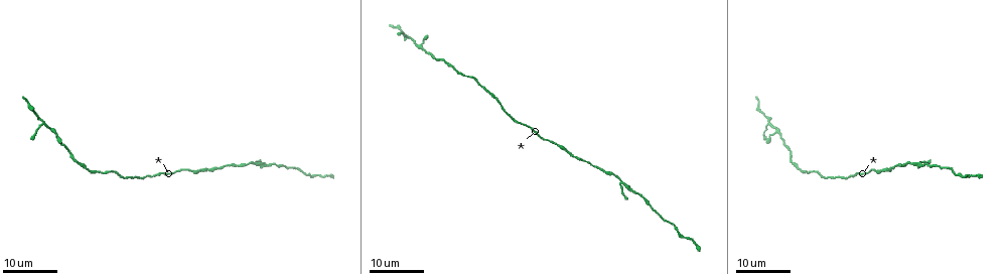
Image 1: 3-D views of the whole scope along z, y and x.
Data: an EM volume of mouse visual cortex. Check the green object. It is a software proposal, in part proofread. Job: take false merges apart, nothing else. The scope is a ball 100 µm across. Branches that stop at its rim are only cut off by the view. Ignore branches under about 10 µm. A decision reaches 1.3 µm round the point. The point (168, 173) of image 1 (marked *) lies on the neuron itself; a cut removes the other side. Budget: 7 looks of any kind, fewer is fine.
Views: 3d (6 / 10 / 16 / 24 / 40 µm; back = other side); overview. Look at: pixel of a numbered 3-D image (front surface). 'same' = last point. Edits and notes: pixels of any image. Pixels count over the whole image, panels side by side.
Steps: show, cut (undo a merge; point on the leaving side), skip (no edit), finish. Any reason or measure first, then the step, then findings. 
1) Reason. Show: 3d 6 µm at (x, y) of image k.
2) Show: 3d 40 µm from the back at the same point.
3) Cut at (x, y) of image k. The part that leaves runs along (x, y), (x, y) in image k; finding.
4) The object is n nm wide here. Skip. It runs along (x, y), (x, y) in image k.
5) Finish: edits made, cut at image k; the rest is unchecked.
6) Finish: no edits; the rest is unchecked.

Show: 3d 16 µm at (234, 165) of image 1.

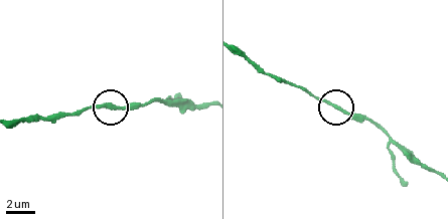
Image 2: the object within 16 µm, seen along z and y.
Closer look. Show: 3d 10 µm at (111, 106) of image 2.

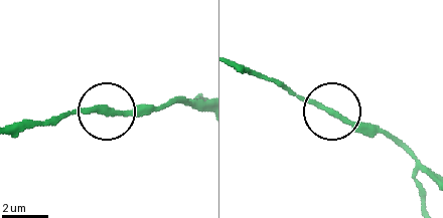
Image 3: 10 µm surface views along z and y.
Show: 3d 10 µm from the back at (332, 112) of image 3.

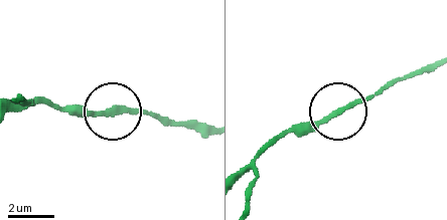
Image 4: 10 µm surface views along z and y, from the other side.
The object is 240 nm wide here. Skip. It runs along (203, 130), (140, 113), (61, 113) in image 4; one neuron here.

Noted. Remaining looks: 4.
Three-way junction. Show: 3d 24 µm at (621, 180) of image 1.

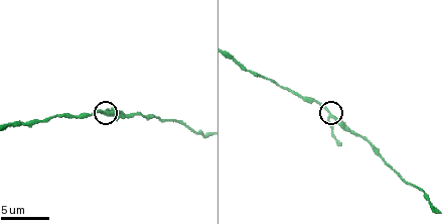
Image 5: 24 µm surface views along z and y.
Show: 3d 10 µm at (332, 116) of image 5.

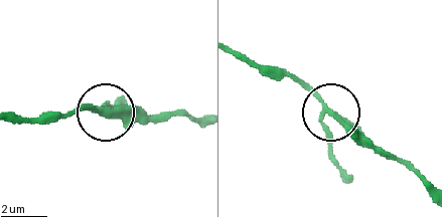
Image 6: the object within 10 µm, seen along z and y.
Show: 3d 6 µm at (107, 112) of image 6.

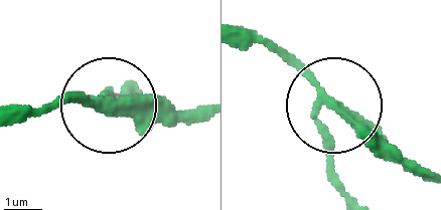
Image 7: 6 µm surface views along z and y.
3 arms meet here. Skip. It runs along (13, 118), (81, 98), (183, 109) in image 7; continuous, no second neuron.

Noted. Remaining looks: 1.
Finish: no edits; the rest is unchecked.

